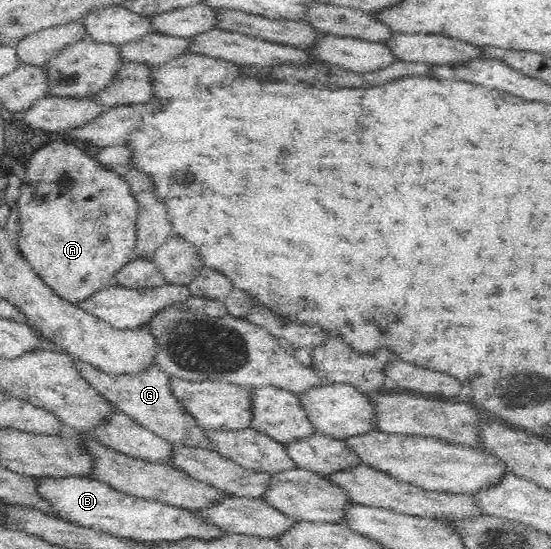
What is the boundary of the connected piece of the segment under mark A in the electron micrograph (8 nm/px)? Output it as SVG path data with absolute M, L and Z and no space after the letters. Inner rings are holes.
M59 140L55 144L49 144L41 150L37 150L31 158L29 158L29 166L27 172L21 178L21 194L19 196L18 205L21 210L21 230L18 232L16 241L17 249L20 255L31 265L31 268L37 273L37 276L56 294L64 297L65 300L73 304L80 304L83 300L91 298L95 292L102 291L103 288L108 288L113 284L114 276L128 264L134 257L134 248L136 247L136 222L138 218L138 206L135 197L132 195L127 182L119 180L115 174L107 172L101 168L101 164L95 162L92 151L79 150L74 143L65 140Z

